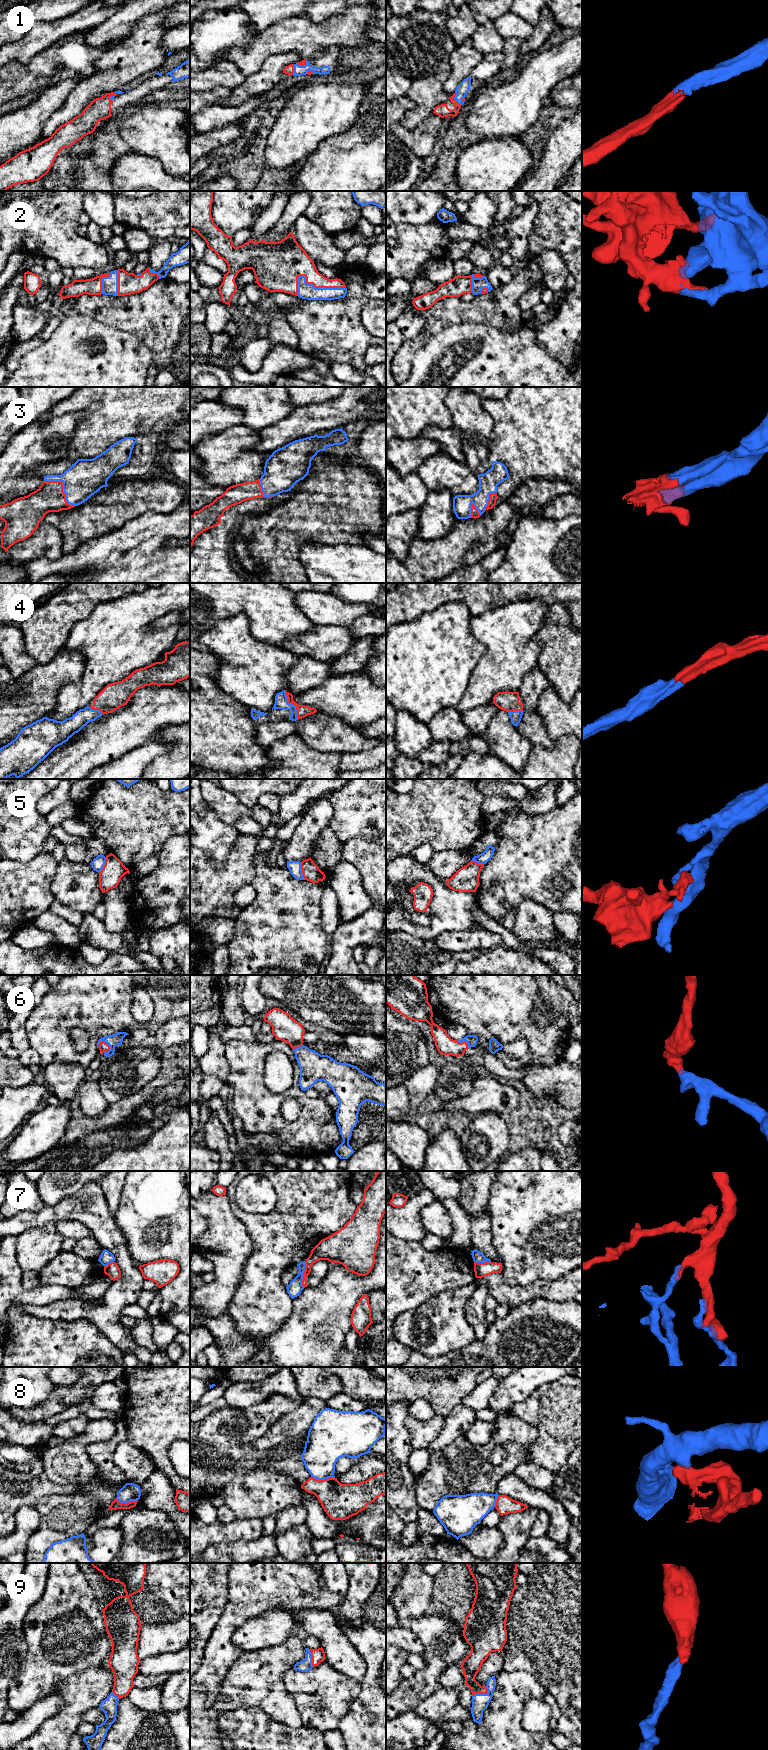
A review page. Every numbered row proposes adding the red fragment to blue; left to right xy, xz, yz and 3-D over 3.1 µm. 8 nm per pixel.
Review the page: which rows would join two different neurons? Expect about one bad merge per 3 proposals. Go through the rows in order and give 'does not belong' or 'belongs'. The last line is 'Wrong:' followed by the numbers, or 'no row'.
1: belongs
2: belongs
3: belongs
4: belongs
5: does not belong
6: belongs
7: does not belong
8: does not belong
9: belongs
Wrong: 5, 7, 8

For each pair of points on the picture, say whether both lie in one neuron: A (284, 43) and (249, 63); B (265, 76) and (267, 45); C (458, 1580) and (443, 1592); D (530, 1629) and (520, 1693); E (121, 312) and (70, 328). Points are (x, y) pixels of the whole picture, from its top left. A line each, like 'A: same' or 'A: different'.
A: same
B: different
C: same
D: different
E: different

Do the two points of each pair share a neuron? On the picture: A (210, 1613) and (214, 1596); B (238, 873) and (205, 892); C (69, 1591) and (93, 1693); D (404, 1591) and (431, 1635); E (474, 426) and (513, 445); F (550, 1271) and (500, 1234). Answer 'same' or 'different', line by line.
A: different
B: same
C: different
D: different
E: different
F: same

